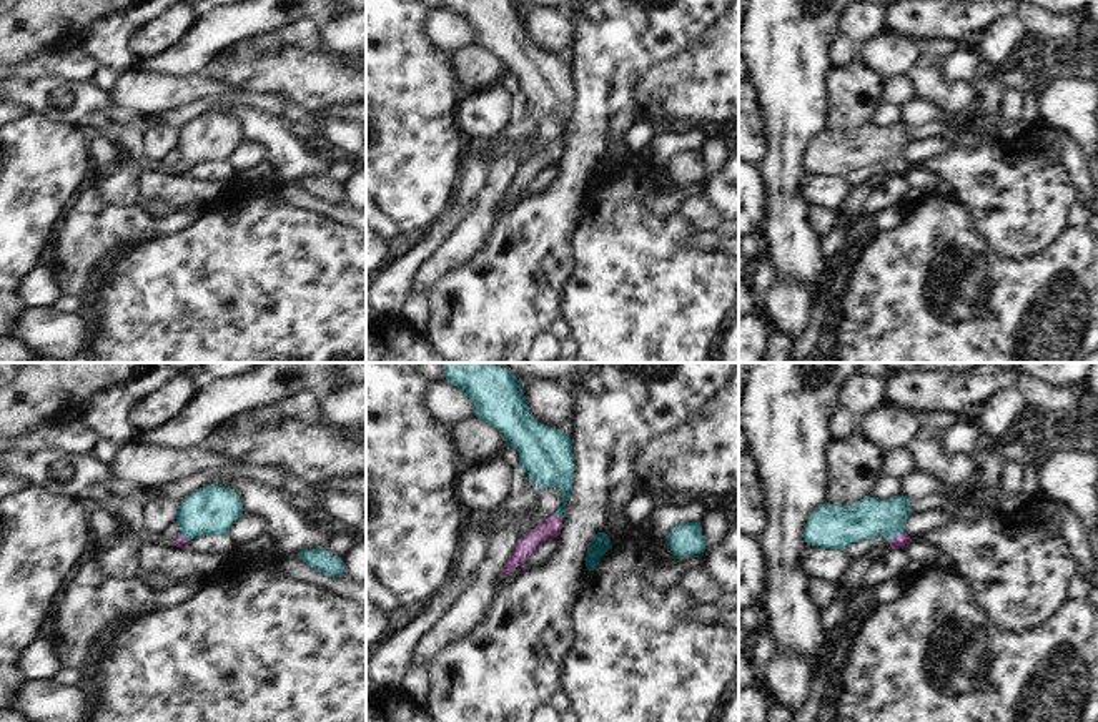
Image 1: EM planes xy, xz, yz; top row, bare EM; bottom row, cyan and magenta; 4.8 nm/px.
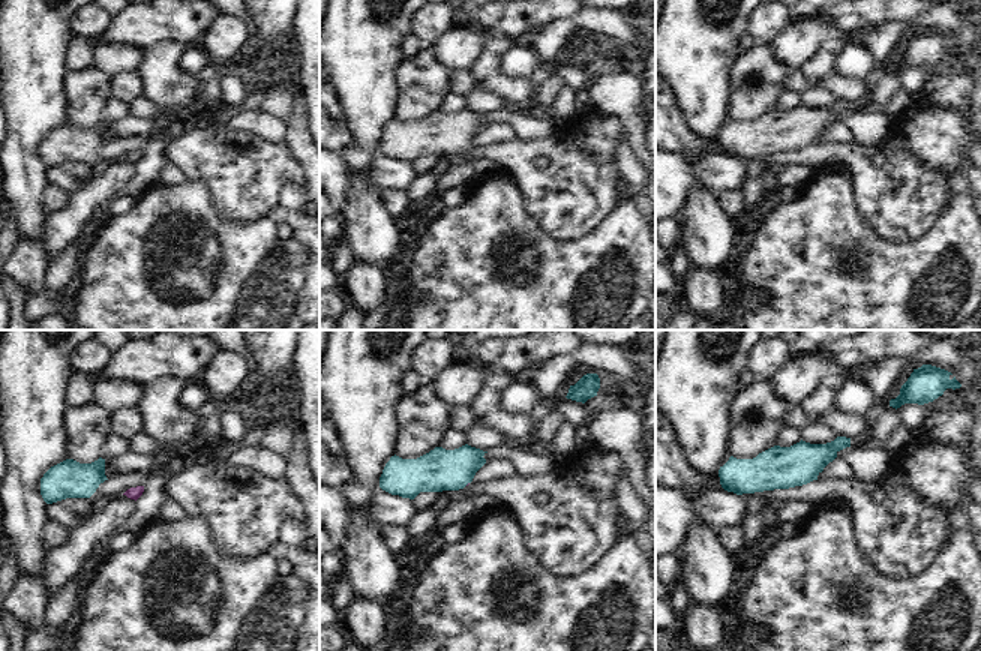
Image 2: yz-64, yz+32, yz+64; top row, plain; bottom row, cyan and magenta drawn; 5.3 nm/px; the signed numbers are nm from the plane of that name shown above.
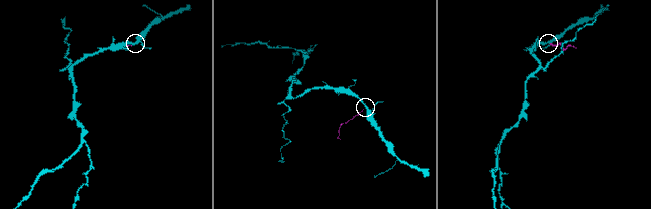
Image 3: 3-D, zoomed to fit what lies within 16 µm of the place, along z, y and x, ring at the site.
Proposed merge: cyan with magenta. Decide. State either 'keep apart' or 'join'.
join

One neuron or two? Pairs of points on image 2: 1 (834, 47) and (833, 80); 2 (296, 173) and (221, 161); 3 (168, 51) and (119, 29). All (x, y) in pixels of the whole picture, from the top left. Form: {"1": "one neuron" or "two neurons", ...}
{"1": "one neuron", "2": "one neuron", "3": "two neurons"}

